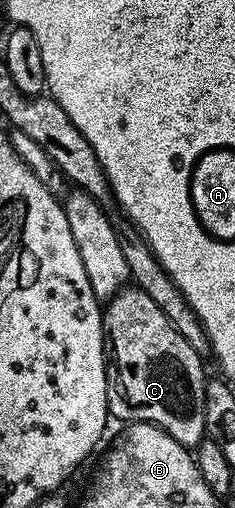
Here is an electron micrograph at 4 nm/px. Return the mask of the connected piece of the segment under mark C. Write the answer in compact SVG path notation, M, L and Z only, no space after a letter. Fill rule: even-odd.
M128 286L121 289L113 299L106 301L103 308L103 331L106 339L109 341L109 360L113 367L109 372L109 387L107 390L107 410L112 417L115 416L122 422L134 422L136 424L155 424L159 428L165 429L172 438L177 442L181 442L188 450L194 449L205 440L206 426L206 386L209 383L209 377L203 373L204 357L197 354L197 350L193 350L193 346L189 346L189 342L185 342L185 338L181 338L181 334L177 334L177 330L173 326L173 322L169 322L169 318L165 318L165 314L161 314L161 306L157 306L157 302L153 302L153 298L149 298L149 294L142 292L140 288Z

